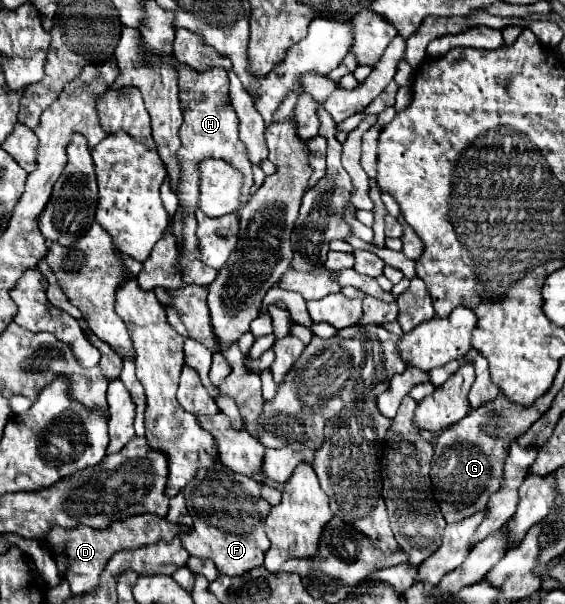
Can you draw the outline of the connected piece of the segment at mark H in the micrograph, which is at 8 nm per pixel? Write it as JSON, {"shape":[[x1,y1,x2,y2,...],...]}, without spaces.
{"shape":[[177,64,179,70,179,98,181,98,181,108,185,110,185,118,181,124,181,150,177,154,179,164,181,164,181,190,179,190,179,200,185,210,185,242,183,242,183,262,185,264,185,280,195,282,195,284,205,284,209,286,217,272,215,268,209,268,203,264,197,254,199,254,199,240,197,240,197,218,195,210,199,208,199,162,205,158,223,159,233,166,237,166,245,174,245,194,243,202,249,200,249,194,253,192,253,172,251,172,251,162,247,158,245,144,239,140,239,118,233,110,233,104,229,100,229,78,227,70,215,68,215,70,189,70,185,64]]}

